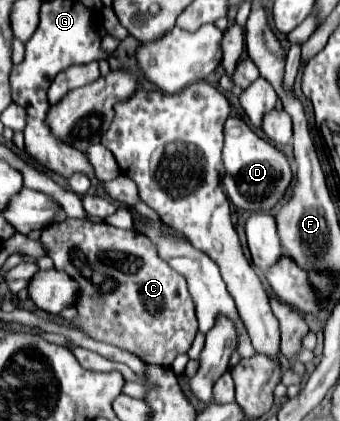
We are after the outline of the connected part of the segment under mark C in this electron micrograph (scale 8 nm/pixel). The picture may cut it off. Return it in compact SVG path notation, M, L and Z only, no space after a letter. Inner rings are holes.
M65 219L55 227L43 229L39 237L43 249L53 259L55 269L65 271L79 281L79 317L73 321L91 339L115 345L129 353L135 353L145 363L159 363L169 367L179 353L187 353L195 335L197 319L191 295L187 291L187 279L169 267L157 253L157 247L139 231L123 231L107 223L93 223L89 219Z

